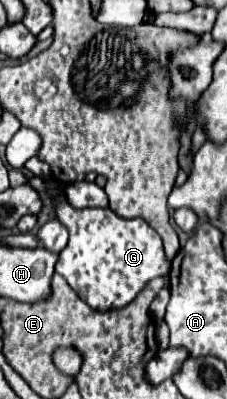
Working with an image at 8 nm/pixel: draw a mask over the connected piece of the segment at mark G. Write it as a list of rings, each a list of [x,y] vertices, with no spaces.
[[[46,180],[46,184],[46,194],[54,202],[56,220],[68,228],[70,236],[56,262],[56,272],[66,278],[90,308],[98,312],[124,308],[150,280],[168,274],[170,262],[166,260],[162,240],[142,218],[126,220],[110,208],[78,210],[68,202],[64,190],[54,186],[50,180]]]

